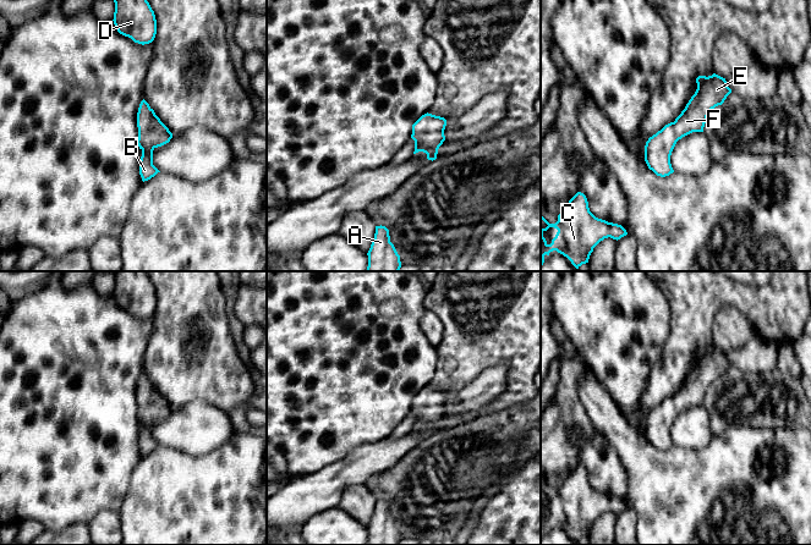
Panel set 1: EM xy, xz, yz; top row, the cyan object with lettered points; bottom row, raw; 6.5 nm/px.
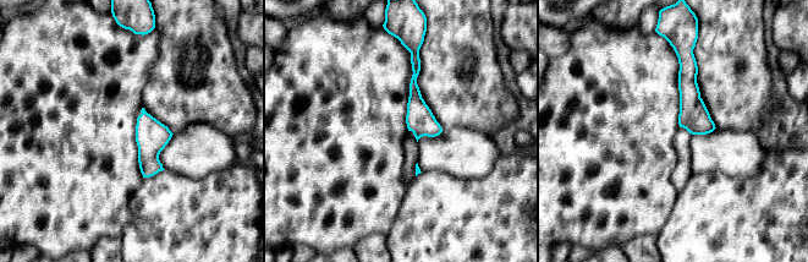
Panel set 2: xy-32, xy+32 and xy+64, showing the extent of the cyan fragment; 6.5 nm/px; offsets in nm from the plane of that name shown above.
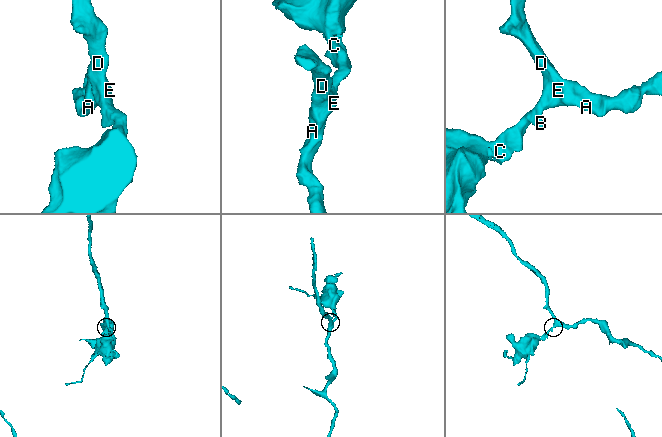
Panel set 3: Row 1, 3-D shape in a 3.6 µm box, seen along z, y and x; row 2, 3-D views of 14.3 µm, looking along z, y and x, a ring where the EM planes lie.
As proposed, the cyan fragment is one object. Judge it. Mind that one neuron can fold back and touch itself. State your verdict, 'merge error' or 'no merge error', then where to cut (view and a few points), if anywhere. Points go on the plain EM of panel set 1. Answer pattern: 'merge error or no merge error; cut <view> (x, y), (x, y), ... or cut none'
no merge error; cut none

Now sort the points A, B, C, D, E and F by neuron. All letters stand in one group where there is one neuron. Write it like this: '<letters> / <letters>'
A B C D E F

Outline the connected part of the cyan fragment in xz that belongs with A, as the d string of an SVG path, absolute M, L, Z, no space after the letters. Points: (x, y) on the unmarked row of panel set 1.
M376 500L376 507L367 527L368 540L366 545L399 545L400 529L390 516L389 503L385 500Z

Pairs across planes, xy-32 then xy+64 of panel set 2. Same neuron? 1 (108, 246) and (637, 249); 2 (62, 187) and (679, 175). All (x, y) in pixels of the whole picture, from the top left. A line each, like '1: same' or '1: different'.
1: same
2: different

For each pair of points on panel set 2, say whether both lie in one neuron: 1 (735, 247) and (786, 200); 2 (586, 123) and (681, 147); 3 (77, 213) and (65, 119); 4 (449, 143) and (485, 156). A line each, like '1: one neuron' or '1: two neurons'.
1: one neuron
2: two neurons
3: one neuron
4: one neuron

